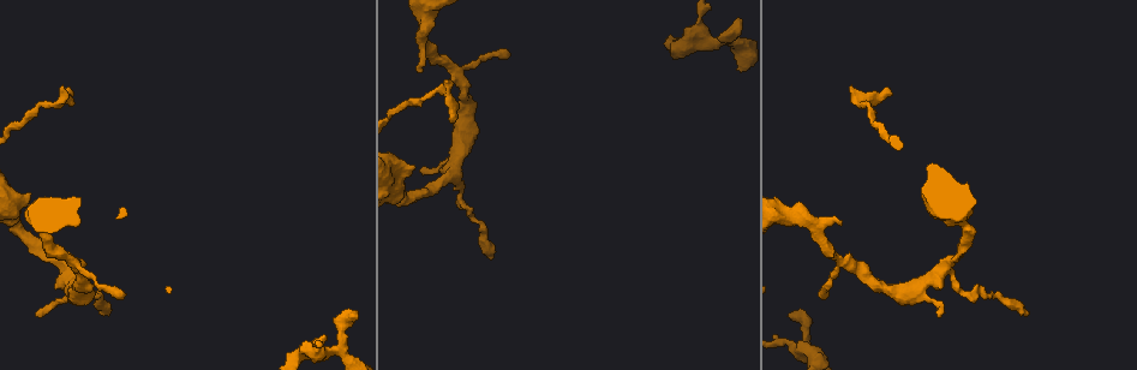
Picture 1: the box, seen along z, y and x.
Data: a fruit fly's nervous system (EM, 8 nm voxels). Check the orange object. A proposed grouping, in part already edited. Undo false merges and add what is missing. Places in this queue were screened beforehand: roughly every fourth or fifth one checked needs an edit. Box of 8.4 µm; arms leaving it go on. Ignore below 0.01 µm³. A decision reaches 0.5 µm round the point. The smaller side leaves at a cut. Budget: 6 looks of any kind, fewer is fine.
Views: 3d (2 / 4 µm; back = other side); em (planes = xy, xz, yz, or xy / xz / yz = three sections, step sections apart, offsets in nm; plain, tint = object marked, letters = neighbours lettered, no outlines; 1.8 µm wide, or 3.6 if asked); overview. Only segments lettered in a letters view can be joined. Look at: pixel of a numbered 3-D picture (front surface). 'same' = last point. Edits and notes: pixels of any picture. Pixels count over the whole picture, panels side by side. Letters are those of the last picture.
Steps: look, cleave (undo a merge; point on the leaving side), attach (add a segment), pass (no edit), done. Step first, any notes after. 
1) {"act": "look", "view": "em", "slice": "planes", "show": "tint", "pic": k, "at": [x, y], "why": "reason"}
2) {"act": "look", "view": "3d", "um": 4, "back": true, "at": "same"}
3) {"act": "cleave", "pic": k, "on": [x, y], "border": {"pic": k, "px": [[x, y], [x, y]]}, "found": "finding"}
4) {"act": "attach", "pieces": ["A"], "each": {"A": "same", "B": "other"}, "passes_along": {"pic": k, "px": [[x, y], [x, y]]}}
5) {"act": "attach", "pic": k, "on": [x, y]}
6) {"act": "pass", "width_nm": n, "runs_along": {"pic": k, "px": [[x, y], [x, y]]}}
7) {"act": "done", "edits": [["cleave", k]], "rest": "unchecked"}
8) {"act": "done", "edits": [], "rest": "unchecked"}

{"act": "look", "view": "em", "slice": "xz", "step": 8, "show": "letters", "pic": 1, "at": [891, 90], "why": "an open end"}

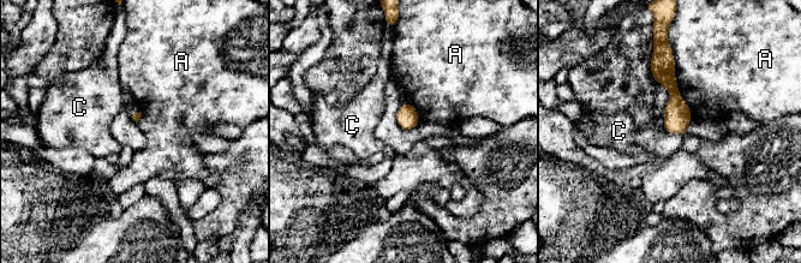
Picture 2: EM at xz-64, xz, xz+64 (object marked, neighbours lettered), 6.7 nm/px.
{"act": "look", "view": "em", "slice": "planes", "show": "letters", "at": "same"}

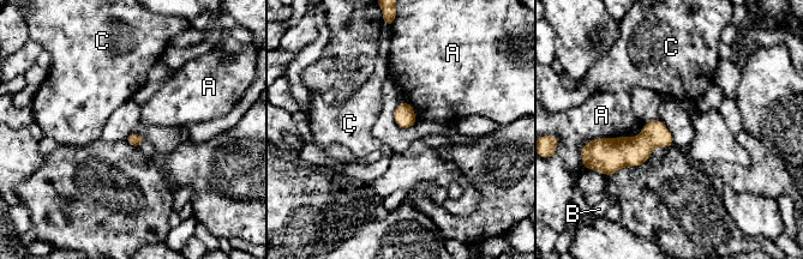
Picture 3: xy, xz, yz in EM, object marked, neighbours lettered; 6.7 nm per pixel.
{"act": "pass", "each": {"A": "other", "B": "other", "C": "other"}, "border": {"pic": 3, "px": [[628, 136], [597, 137], [587, 143]]}, "found": "none of them fits"}

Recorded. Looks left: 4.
{"act": "look", "view": "3d", "um": 2, "pic": 1, "at": [839, 224], "why": "free end"}

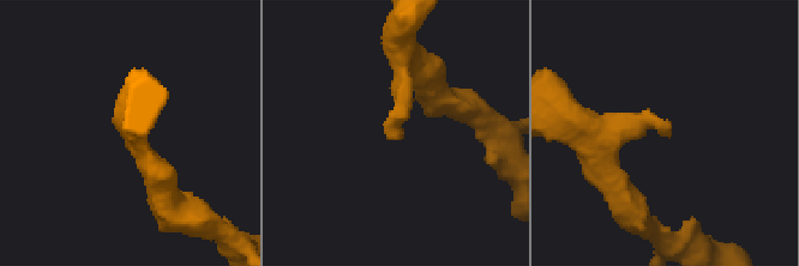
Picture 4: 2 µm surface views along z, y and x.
{"act": "look", "view": "em", "slice": "planes", "show": "letters", "pic": 4, "at": [669, 129], "why": "now the EM"}

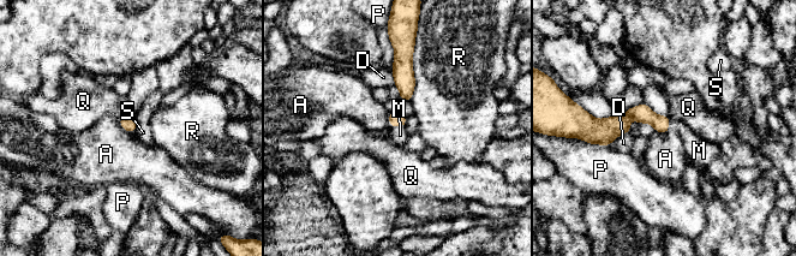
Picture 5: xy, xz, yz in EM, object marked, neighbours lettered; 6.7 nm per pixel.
{"act": "attach", "pic": 5, "on": [400, 135], "each": {"A": "other", "D": "other", "M": "same", "P": "other", "Q": "other", "R": "other", "S": "other"}, "found": "it goes on there"}

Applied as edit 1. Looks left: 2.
{"act": "look", "view": "3d", "um": 2, "pic": 1, "at": [490, 256], "why": "branch stops here"}

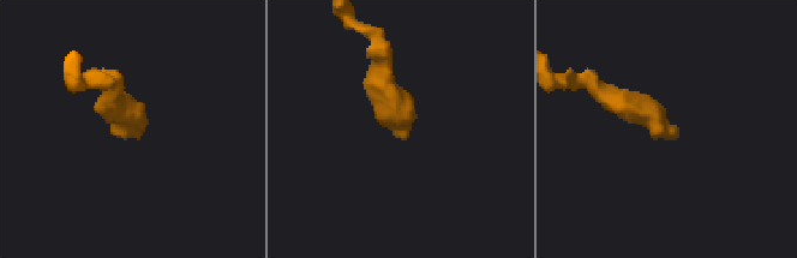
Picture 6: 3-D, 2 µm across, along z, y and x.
{"act": "look", "view": "em", "slice": "xz", "step": 4, "show": "letters", "pic": 6, "at": [136, 137], "why": "need the tissue"}

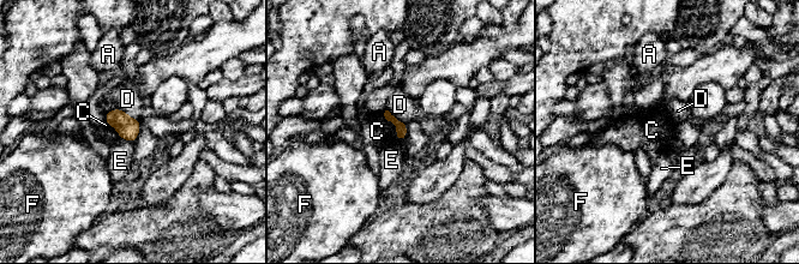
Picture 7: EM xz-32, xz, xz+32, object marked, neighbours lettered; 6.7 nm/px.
{"act": "pass", "each": {"A": "other", "C": "other", "D": "other", "E": "other", "F": "other"}, "border": {"pic": 7, "px": [[384, 112], [402, 142]]}, "found": "no lettered segment goes on from it"}

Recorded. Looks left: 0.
{"act": "done", "edits": [["attach", 5]], "rest": "unchecked"}

